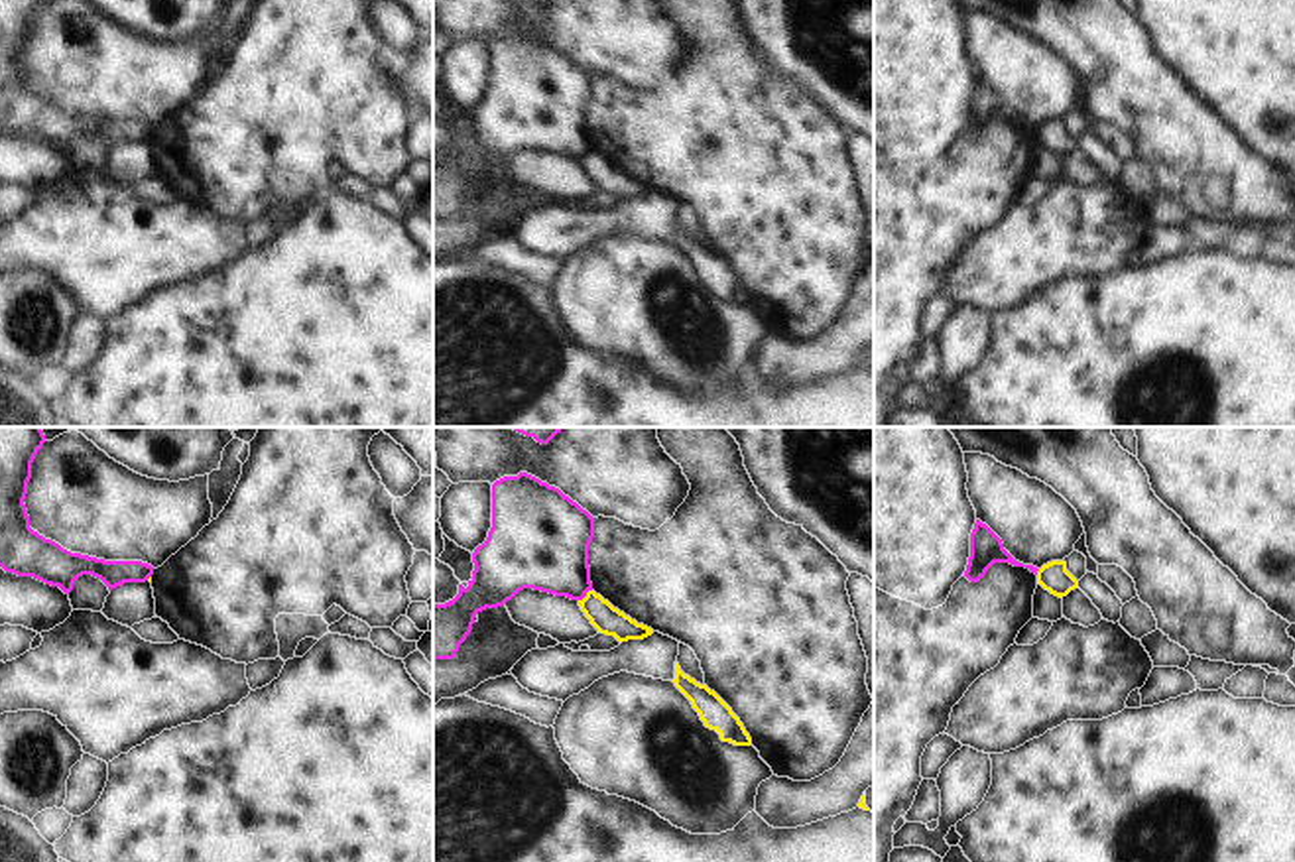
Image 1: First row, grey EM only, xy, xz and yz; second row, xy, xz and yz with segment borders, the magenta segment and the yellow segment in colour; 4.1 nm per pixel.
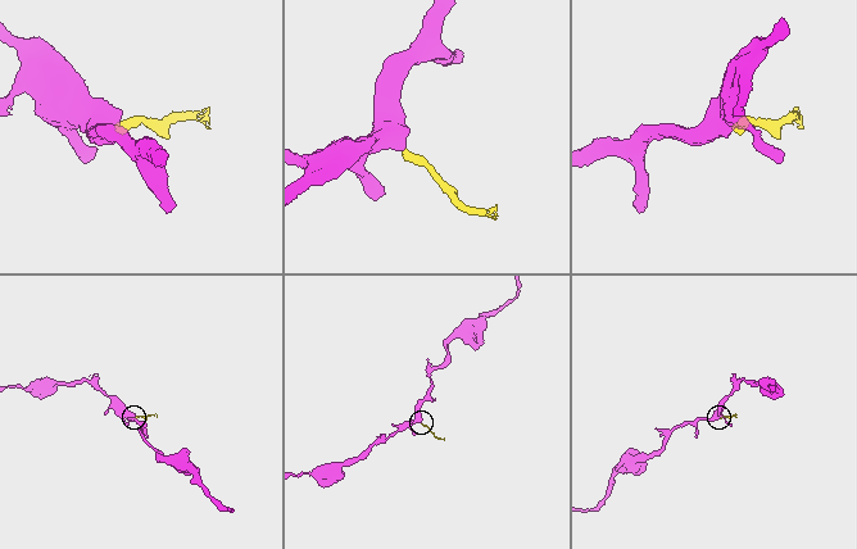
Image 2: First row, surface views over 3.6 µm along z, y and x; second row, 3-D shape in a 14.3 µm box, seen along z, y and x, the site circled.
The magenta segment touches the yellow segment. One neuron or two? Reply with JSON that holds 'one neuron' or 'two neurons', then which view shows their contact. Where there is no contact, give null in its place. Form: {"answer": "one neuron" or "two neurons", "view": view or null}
{"answer": "two neurons", "view": "xz"}

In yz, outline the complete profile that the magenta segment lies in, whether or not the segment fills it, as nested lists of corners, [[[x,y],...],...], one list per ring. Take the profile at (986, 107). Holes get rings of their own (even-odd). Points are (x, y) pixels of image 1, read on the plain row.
[[[976,79],[970,92],[970,116],[964,136],[970,142],[978,142],[994,122],[1010,122],[1014,126],[1025,126],[1037,134],[1037,126],[1016,120],[1006,108],[1002,98],[980,79]]]

